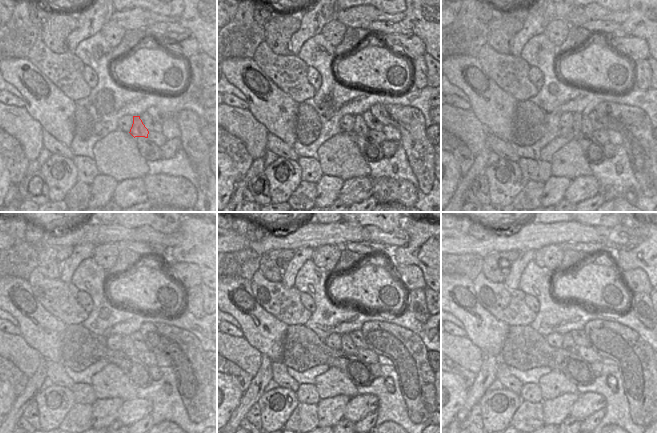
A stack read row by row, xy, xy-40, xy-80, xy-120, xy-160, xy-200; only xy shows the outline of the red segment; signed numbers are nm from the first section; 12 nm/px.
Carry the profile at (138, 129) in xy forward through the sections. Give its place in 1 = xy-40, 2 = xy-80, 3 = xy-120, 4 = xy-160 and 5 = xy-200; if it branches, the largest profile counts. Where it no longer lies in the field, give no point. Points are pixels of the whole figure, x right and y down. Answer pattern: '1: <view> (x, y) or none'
1: xy-40 (360, 128)
2: xy-80 (581, 123)
3: xy-120 (128, 348)
4: xy-160 (347, 346)
5: xy-200 (568, 344)

